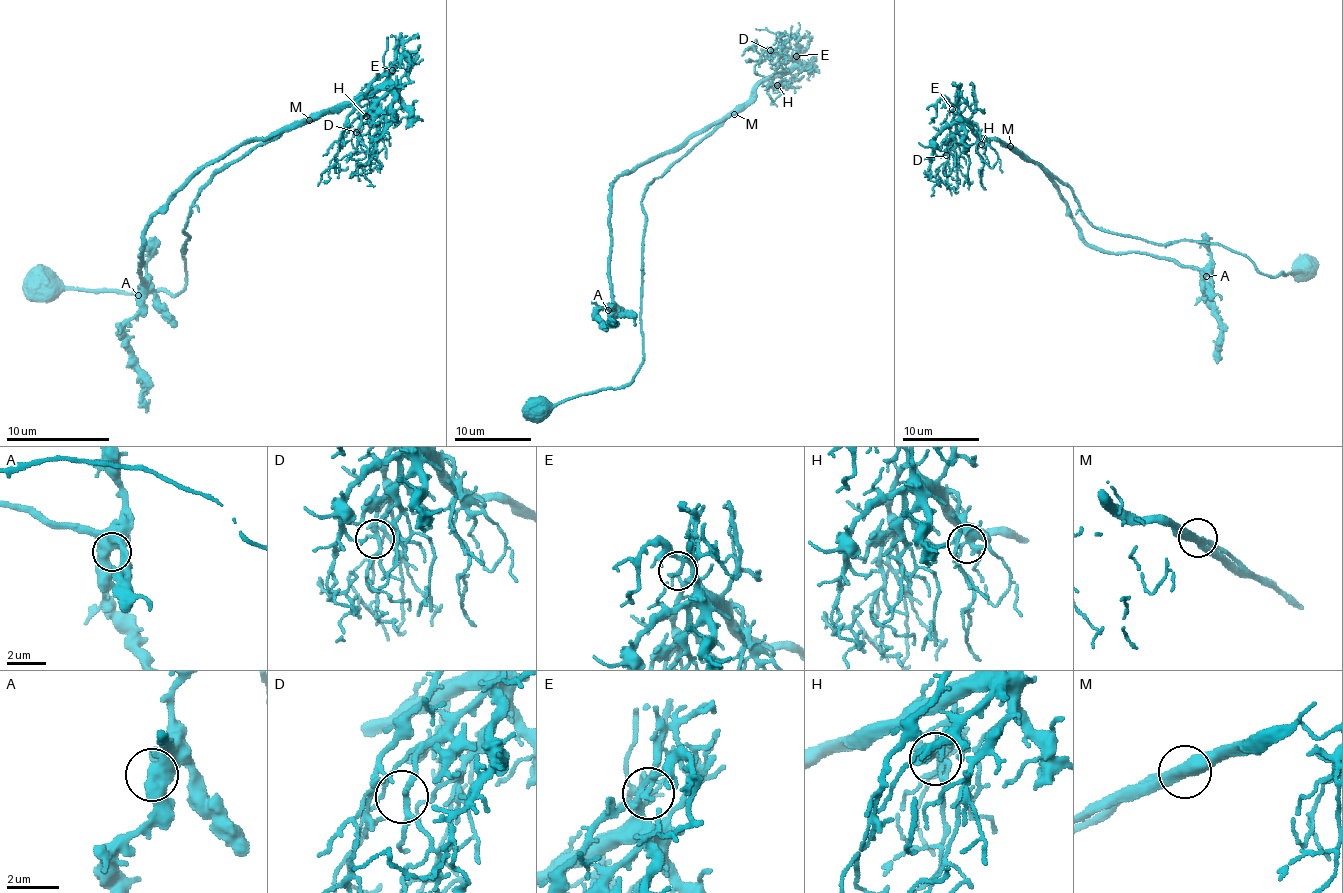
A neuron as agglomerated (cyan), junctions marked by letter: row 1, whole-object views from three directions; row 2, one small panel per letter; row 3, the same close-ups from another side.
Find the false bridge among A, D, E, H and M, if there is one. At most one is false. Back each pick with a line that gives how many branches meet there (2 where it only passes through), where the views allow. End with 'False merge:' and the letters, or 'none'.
False merge: none

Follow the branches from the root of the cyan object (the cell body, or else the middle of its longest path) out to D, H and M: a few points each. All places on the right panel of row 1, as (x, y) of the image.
D: (1304, 271), (1269, 276), (1217, 244), (1152, 244), (1104, 232), (1056, 176), (967, 124), (957, 126), (946, 155)
H: (1304, 271), (1269, 276), (1217, 244), (1152, 244), (1104, 232), (1040, 165), (977, 134), (981, 144)
M: (1304, 271), (1269, 276), (1244, 255), (1217, 244), (1152, 244), (1104, 232), (1088, 221), (1065, 184), (1009, 146)

